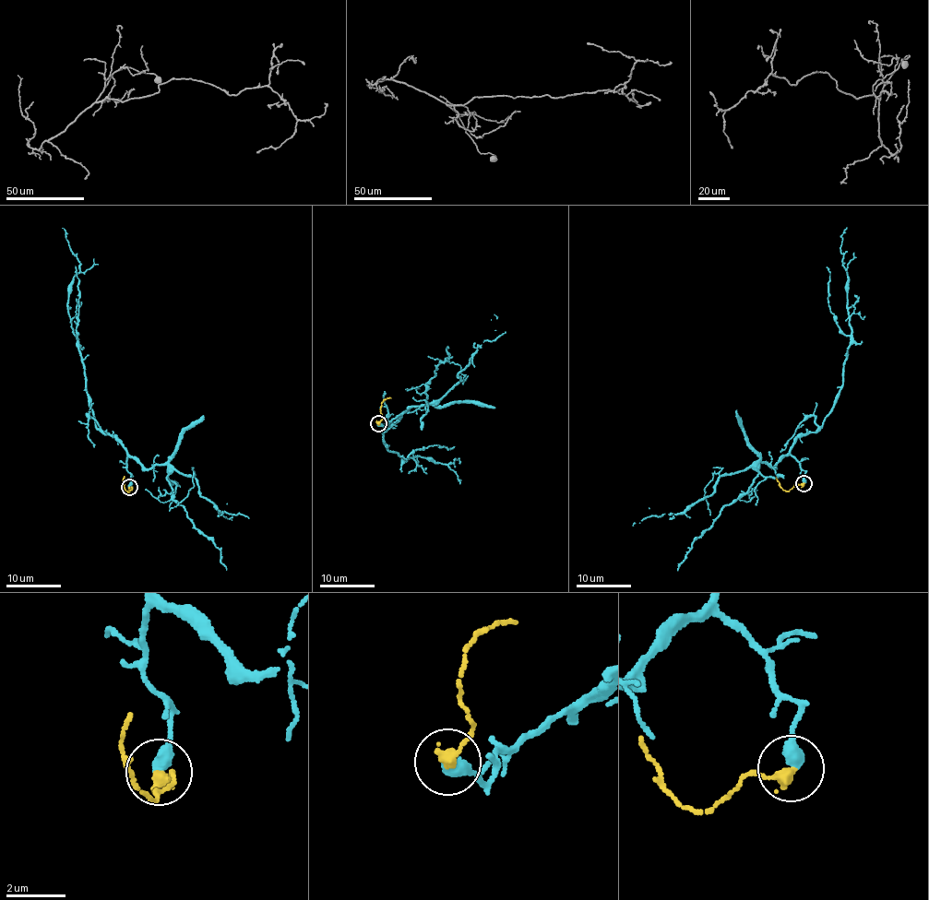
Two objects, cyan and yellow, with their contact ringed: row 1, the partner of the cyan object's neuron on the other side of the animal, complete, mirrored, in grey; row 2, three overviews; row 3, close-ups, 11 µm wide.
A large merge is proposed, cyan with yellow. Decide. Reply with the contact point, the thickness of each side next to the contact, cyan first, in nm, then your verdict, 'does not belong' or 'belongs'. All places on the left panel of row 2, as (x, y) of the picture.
(129, 487) | 480/400 nm | belongs

